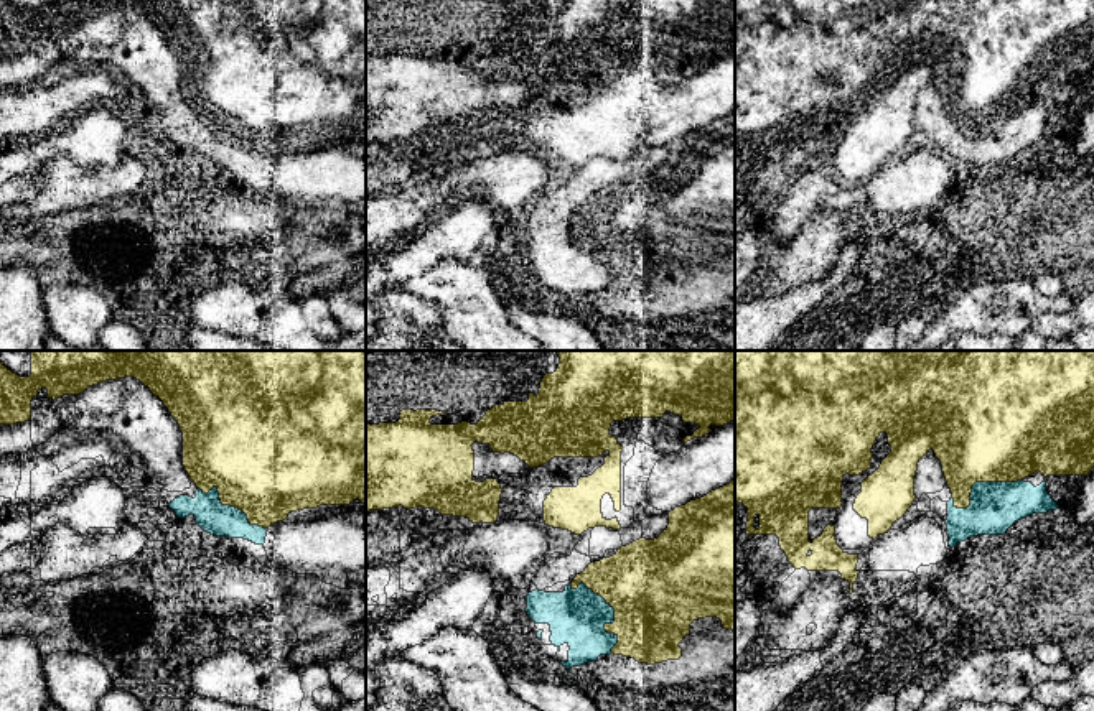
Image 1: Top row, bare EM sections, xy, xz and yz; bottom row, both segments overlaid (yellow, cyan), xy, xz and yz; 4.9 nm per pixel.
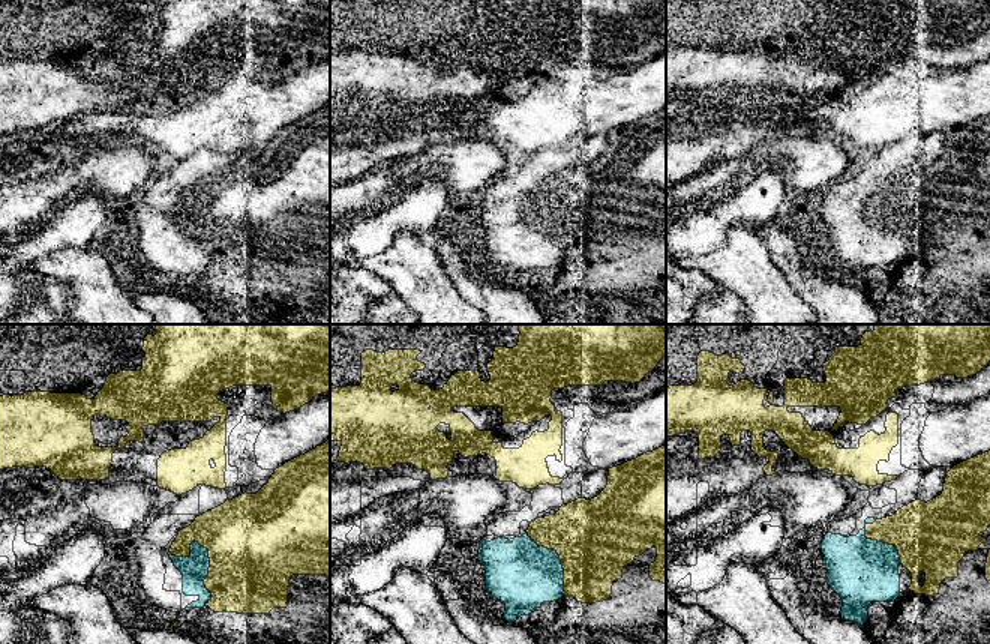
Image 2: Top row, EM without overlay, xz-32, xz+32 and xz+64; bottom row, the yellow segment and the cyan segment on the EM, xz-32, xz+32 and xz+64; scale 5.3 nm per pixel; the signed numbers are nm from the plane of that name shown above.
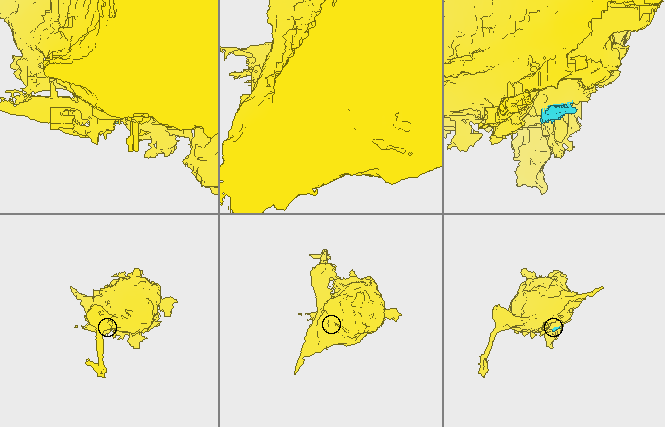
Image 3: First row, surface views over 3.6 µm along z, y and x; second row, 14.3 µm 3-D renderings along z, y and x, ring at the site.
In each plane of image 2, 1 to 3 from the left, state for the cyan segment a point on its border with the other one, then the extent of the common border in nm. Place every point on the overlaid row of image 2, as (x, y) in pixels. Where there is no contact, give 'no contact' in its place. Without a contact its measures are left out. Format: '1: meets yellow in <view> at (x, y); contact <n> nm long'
1: meets yellow in xz-32 at (209, 571); contact 360 nm long
2: meets yellow in xz+32 at (560, 559); contact 400 nm long
3: meets yellow in xz+64 at (882, 541); contact 260 nm long

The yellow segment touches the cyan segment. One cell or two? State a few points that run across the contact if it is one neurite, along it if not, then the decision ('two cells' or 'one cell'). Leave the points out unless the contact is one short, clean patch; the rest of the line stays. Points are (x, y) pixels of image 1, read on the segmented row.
two cells

